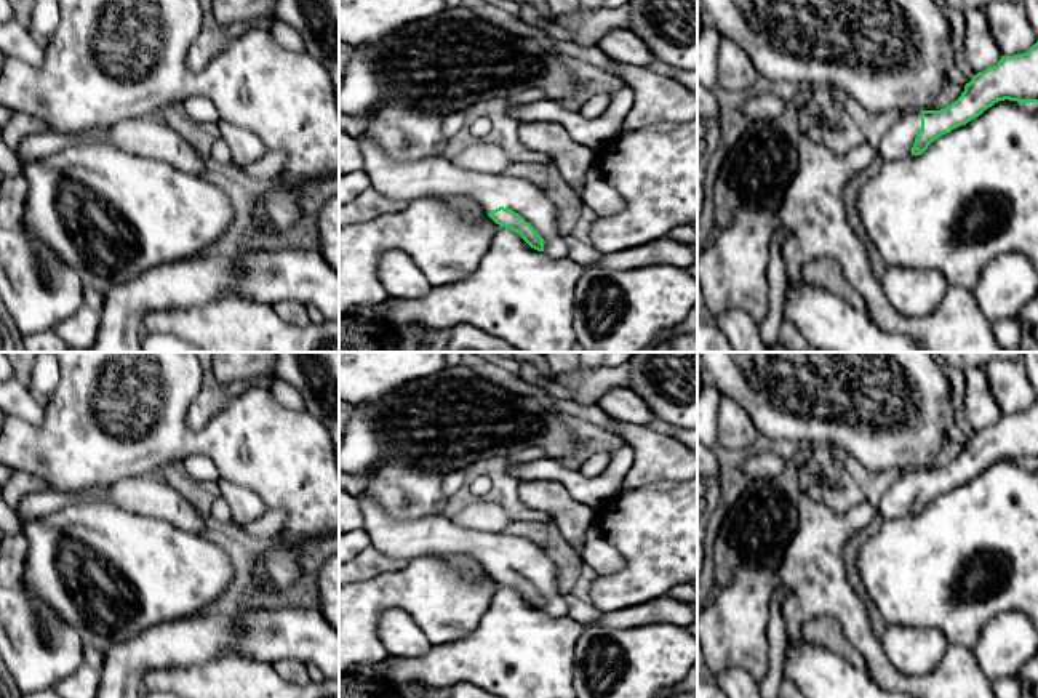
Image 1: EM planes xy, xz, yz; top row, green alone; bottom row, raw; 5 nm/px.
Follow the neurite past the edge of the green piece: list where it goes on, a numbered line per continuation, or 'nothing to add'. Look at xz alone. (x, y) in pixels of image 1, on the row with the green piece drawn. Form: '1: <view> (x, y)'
1: xz (437, 176)

